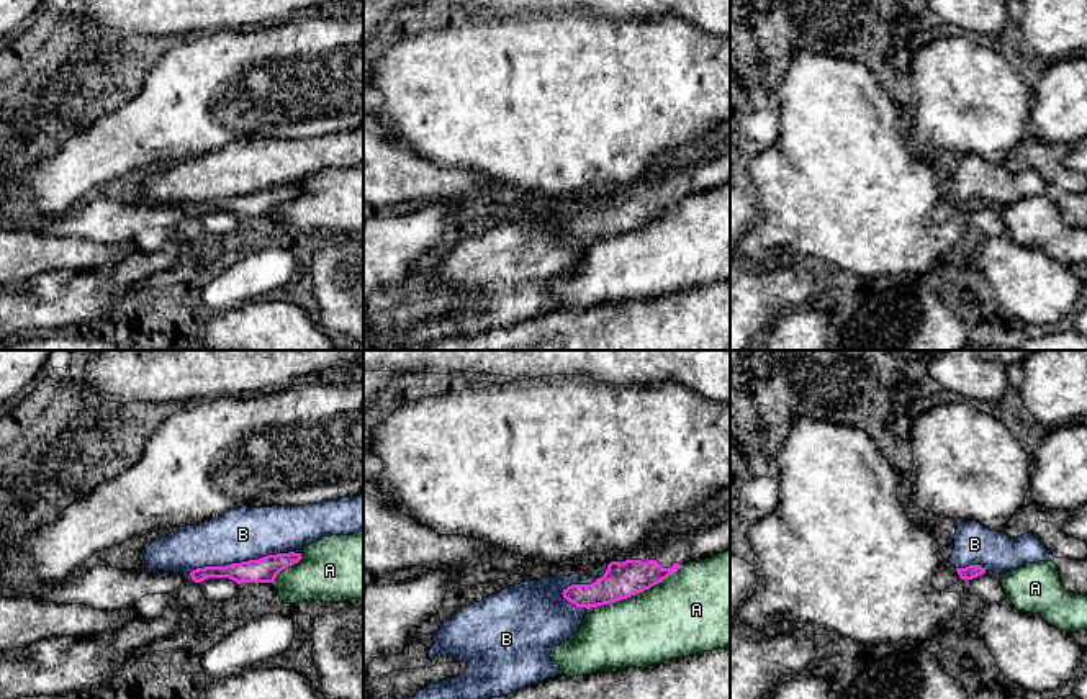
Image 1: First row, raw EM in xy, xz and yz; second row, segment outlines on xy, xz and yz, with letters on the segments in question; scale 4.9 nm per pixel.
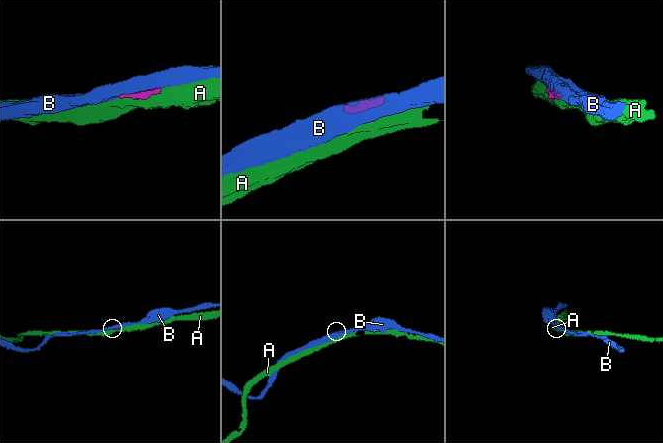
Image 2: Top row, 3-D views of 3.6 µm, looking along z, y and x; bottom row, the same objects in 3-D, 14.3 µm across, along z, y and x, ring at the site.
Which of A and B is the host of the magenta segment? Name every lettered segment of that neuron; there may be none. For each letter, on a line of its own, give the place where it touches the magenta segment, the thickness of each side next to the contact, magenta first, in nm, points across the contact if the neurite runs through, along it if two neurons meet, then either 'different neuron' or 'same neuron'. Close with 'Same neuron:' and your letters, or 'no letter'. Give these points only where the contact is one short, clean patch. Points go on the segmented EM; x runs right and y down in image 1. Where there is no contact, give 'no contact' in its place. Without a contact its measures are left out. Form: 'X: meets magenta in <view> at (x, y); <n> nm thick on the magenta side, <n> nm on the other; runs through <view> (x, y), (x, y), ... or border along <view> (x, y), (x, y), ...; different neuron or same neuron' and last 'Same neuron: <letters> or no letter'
A: meets magenta in xz at (635, 593); 180 nm thick on the magenta side, 380 nm on the other; different neuron
B: meets magenta in xy at (241, 562); 130 nm thick on the magenta side, 260 nm on the other; different neuron
Same neuron: no letter

